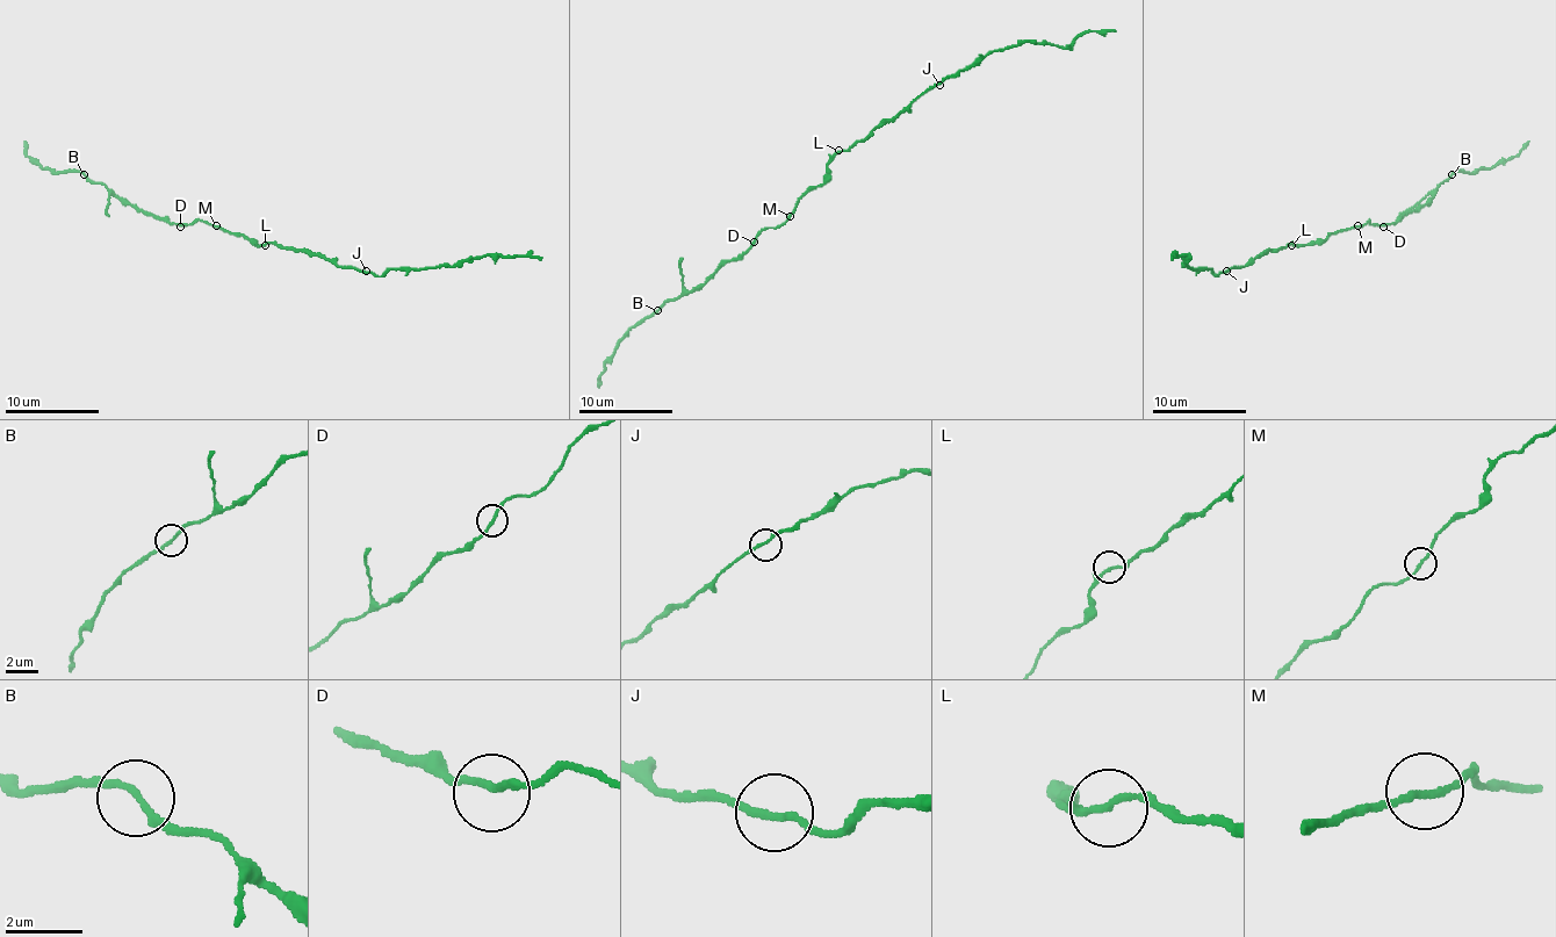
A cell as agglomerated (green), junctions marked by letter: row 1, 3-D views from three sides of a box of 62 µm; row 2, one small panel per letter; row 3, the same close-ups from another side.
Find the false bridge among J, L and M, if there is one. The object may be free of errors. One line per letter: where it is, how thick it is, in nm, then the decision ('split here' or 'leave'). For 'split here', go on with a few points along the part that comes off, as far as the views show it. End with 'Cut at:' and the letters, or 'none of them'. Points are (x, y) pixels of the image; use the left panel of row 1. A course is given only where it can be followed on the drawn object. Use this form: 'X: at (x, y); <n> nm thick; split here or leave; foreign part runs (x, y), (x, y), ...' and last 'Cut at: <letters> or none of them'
J: at (366, 271); 180 nm thick; leave
L: at (265, 245); 180 nm thick; leave
M: at (216, 225); 170 nm thick; leave
Cut at: none of them

